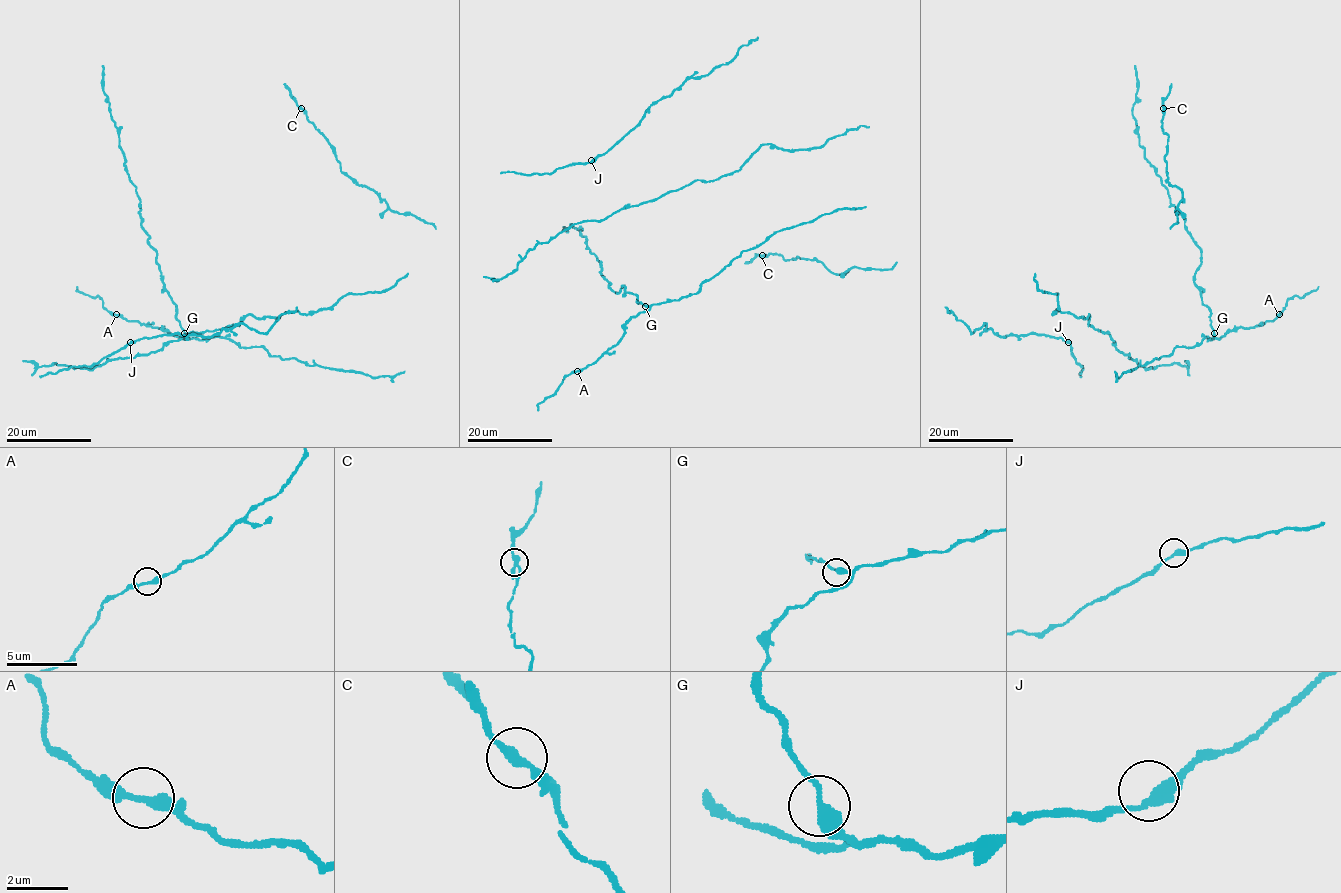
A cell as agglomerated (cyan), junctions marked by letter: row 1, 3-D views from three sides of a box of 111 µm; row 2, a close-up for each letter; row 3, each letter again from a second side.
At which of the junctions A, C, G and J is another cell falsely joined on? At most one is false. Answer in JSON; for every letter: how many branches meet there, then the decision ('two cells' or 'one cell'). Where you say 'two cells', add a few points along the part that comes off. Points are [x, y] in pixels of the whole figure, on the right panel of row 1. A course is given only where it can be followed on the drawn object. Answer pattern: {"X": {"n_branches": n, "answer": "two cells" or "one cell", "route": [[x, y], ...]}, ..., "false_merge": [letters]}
{"A": {"n_branches": 2, "answer": "two cells", "route": [[1279, 314], [1288, 299], [1302, 297], [1318, 287]]}, "C": {"n_branches": 2, "answer": "one cell"}, "G": {"n_branches": 2, "answer": "one cell"}, "J": {"n_branches": 2, "answer": "one cell"}, "false_merge": ["A"]}

